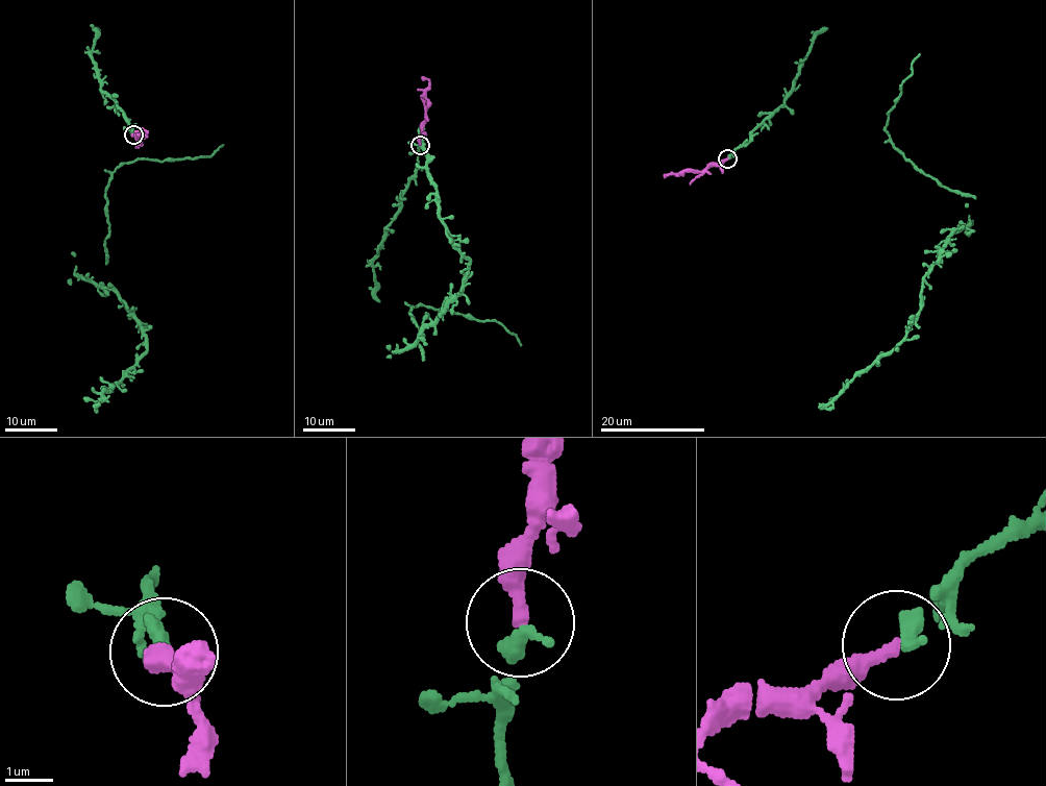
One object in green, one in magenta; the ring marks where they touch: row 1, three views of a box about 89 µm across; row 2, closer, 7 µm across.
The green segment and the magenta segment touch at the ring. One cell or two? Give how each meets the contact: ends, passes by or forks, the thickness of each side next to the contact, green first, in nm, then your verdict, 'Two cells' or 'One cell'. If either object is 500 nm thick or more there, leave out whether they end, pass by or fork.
At the ring green ends. At the ring magenta ends. Thickness 360 nm (green) against 300 nm. One cell

